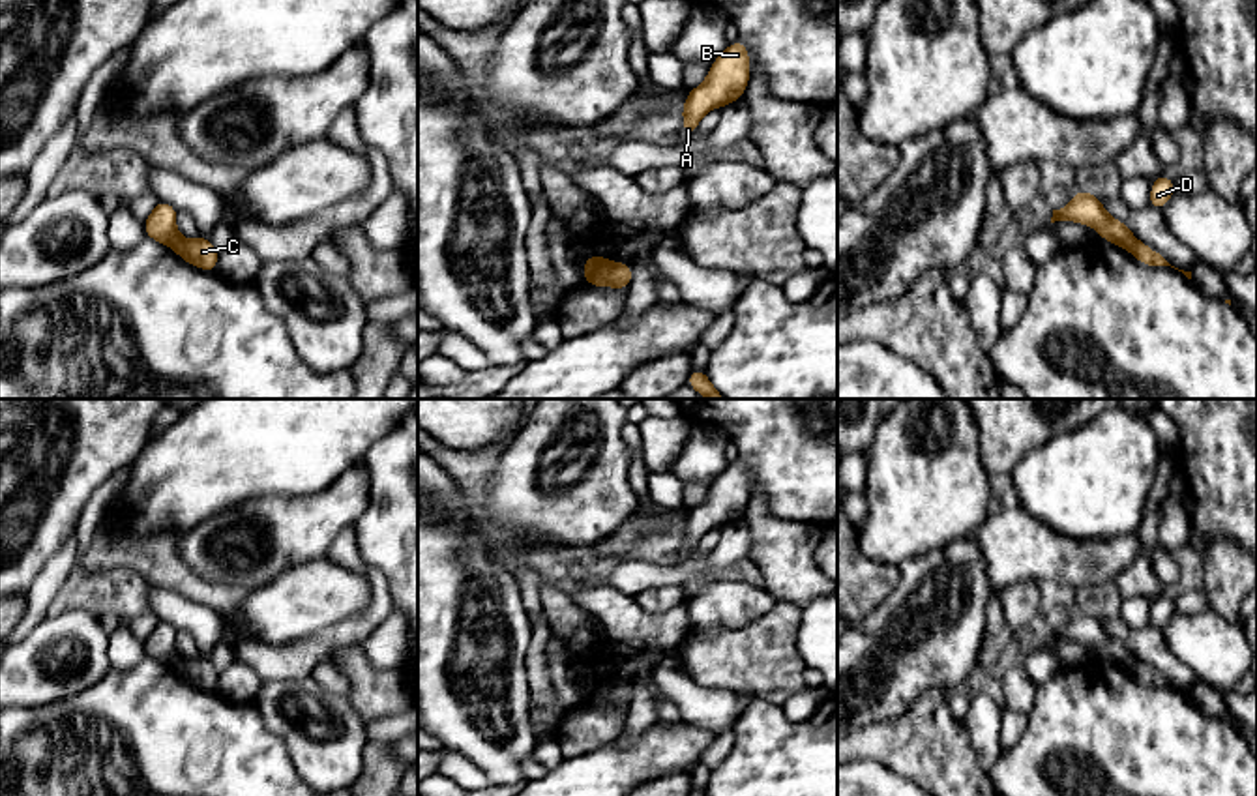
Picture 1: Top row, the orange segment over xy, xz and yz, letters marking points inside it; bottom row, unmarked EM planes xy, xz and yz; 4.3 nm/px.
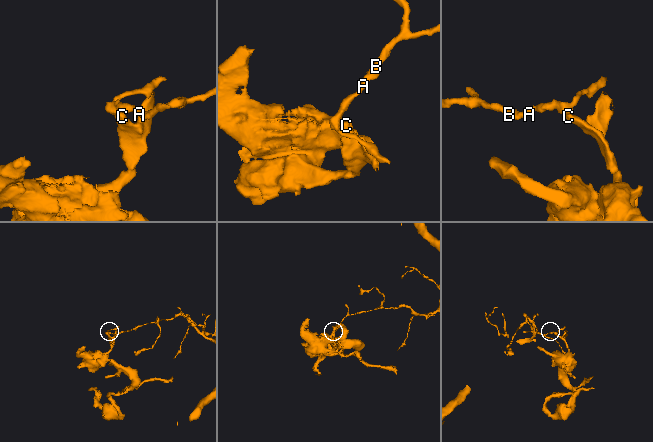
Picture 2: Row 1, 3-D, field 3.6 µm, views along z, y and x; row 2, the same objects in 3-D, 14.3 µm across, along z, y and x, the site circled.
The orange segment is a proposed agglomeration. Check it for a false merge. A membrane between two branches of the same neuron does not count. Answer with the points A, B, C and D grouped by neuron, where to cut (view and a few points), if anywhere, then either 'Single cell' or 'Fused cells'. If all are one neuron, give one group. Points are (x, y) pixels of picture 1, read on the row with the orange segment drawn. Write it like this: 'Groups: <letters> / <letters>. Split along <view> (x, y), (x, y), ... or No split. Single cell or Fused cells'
Groups: A B D / C. Split along xz (611, 263), (589, 283). Fused cells

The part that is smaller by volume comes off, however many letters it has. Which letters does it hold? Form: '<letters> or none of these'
C

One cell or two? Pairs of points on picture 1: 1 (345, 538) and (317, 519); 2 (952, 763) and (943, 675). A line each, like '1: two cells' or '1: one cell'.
1: two cells
2: two cells

